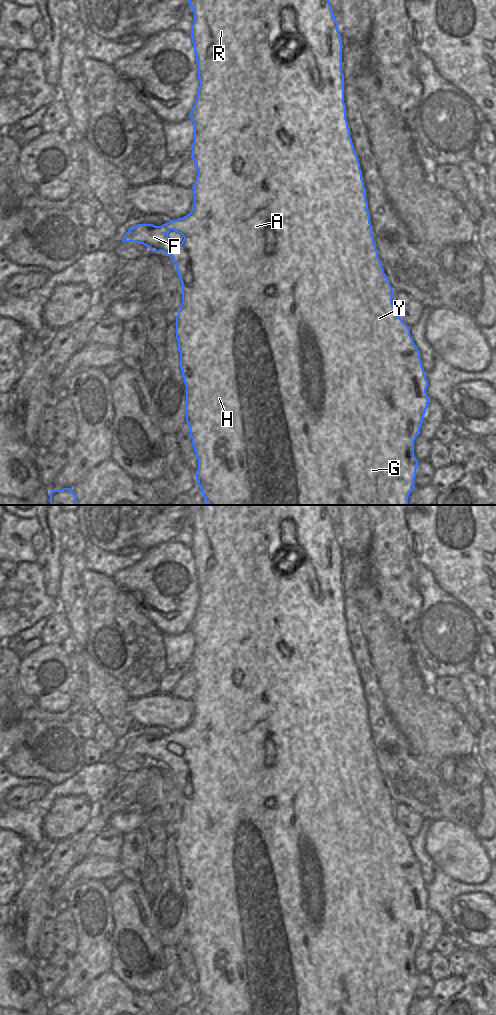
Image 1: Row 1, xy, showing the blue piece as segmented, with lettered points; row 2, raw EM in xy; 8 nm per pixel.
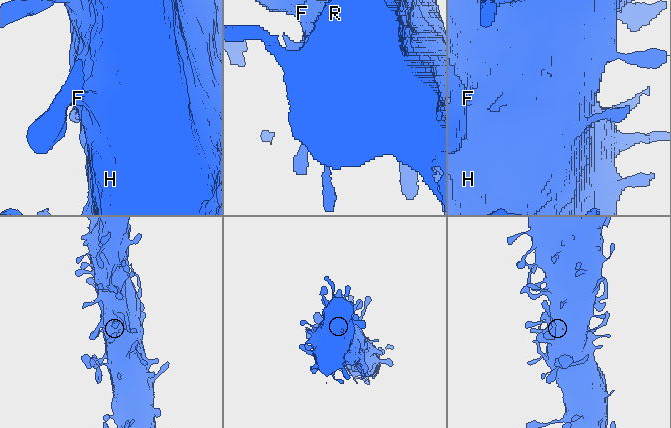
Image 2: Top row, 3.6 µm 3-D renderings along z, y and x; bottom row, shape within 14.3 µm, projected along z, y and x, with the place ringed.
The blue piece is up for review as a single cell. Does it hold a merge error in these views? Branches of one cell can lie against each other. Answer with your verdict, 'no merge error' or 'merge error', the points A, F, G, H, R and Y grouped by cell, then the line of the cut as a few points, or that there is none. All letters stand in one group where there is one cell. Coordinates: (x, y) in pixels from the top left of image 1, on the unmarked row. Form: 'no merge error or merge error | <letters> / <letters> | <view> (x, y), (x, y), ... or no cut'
no merge error | A F G H R Y | no cut

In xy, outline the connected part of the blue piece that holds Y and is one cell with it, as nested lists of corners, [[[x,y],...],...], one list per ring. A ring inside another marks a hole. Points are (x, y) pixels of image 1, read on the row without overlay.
[[[189,505],[188,513],[194,525],[190,549],[196,565],[200,591],[198,607],[190,625],[190,631],[194,635],[194,653],[190,662],[198,683],[192,699],[194,715],[190,725],[183,730],[170,732],[161,738],[137,736],[126,744],[122,753],[143,756],[152,764],[165,764],[174,773],[182,795],[182,815],[176,829],[176,851],[180,865],[180,881],[186,897],[186,934],[198,971],[195,989],[202,1007],[206,1015],[408,1015],[408,1009],[415,999],[414,991],[418,979],[418,973],[414,967],[414,953],[420,946],[420,939],[430,913],[426,905],[428,893],[422,879],[420,865],[410,847],[410,840],[402,833],[392,815],[394,802],[384,785],[374,755],[362,683],[346,631],[342,549],[330,517],[330,507],[329,505]],[[171,742],[184,749],[181,756],[173,754],[168,749]]]

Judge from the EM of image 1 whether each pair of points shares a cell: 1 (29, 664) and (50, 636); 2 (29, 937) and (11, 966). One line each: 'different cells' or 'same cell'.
1: different cells
2: different cells

